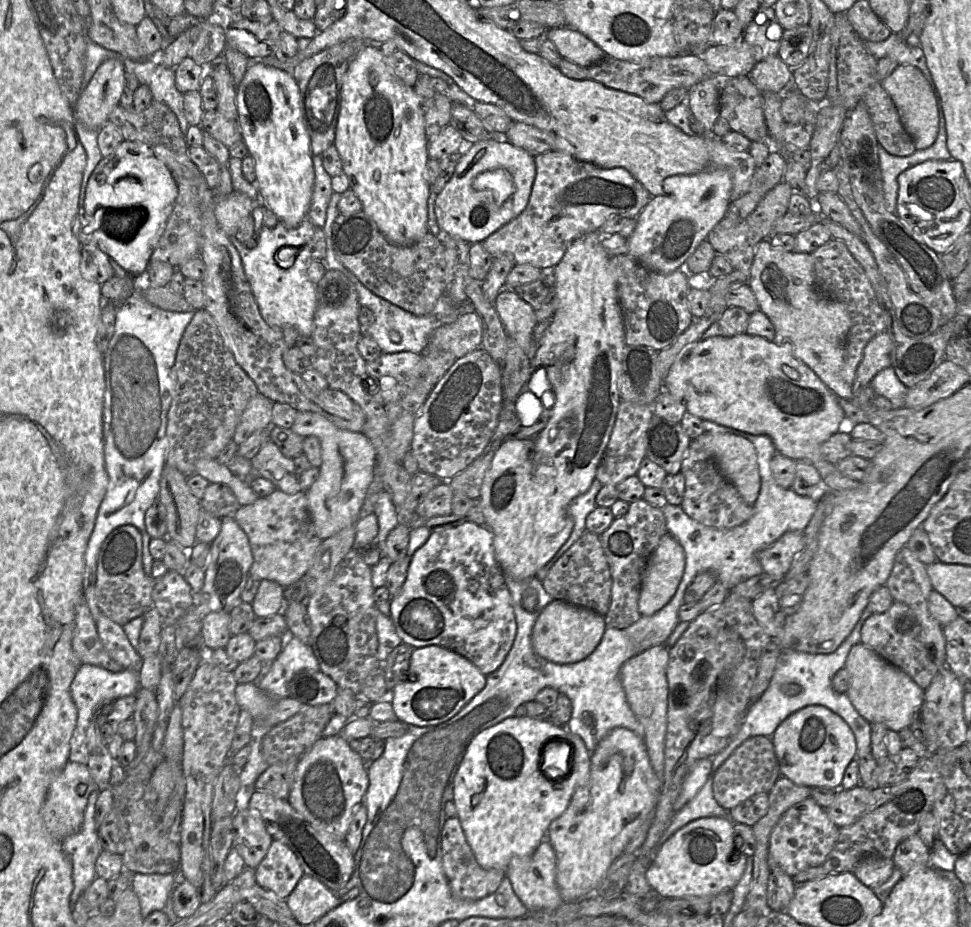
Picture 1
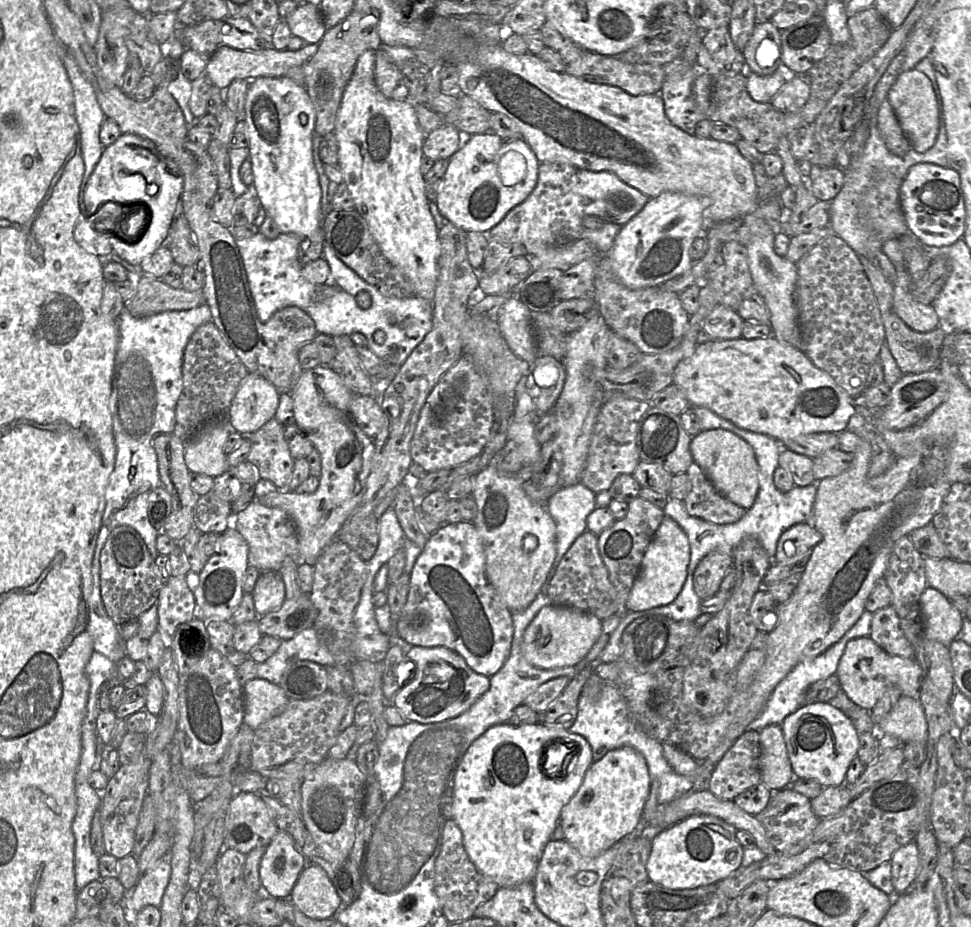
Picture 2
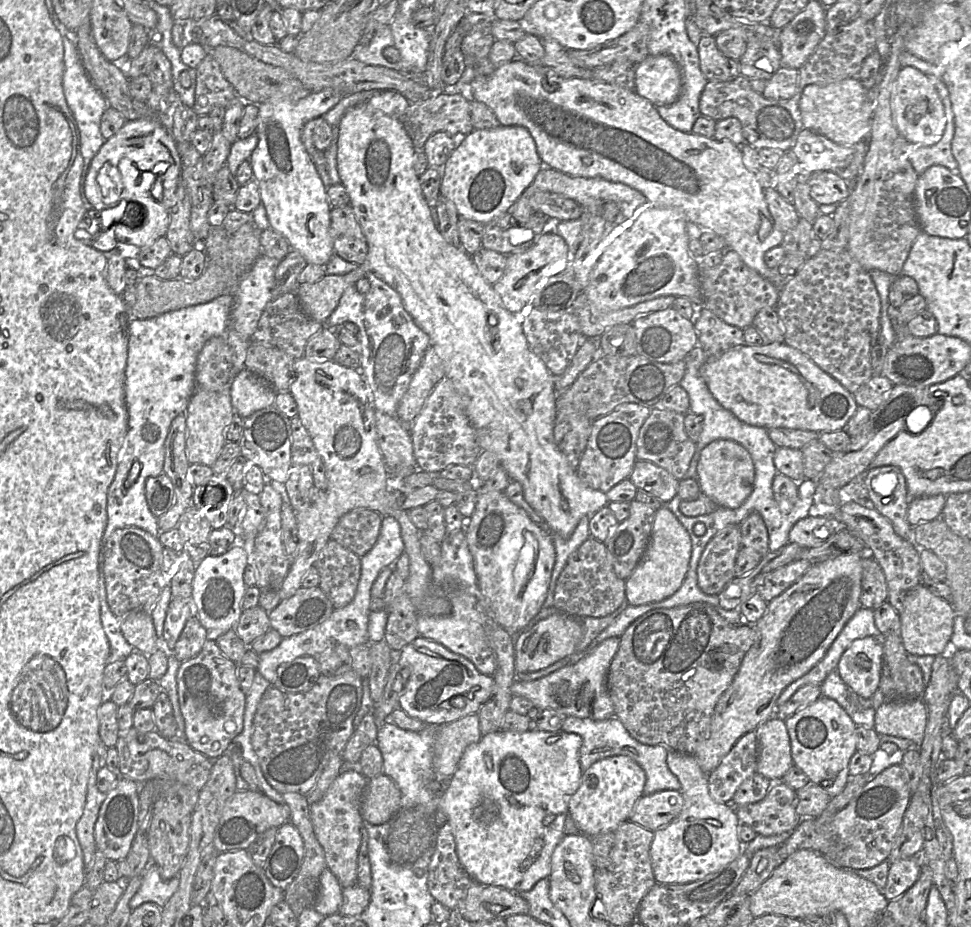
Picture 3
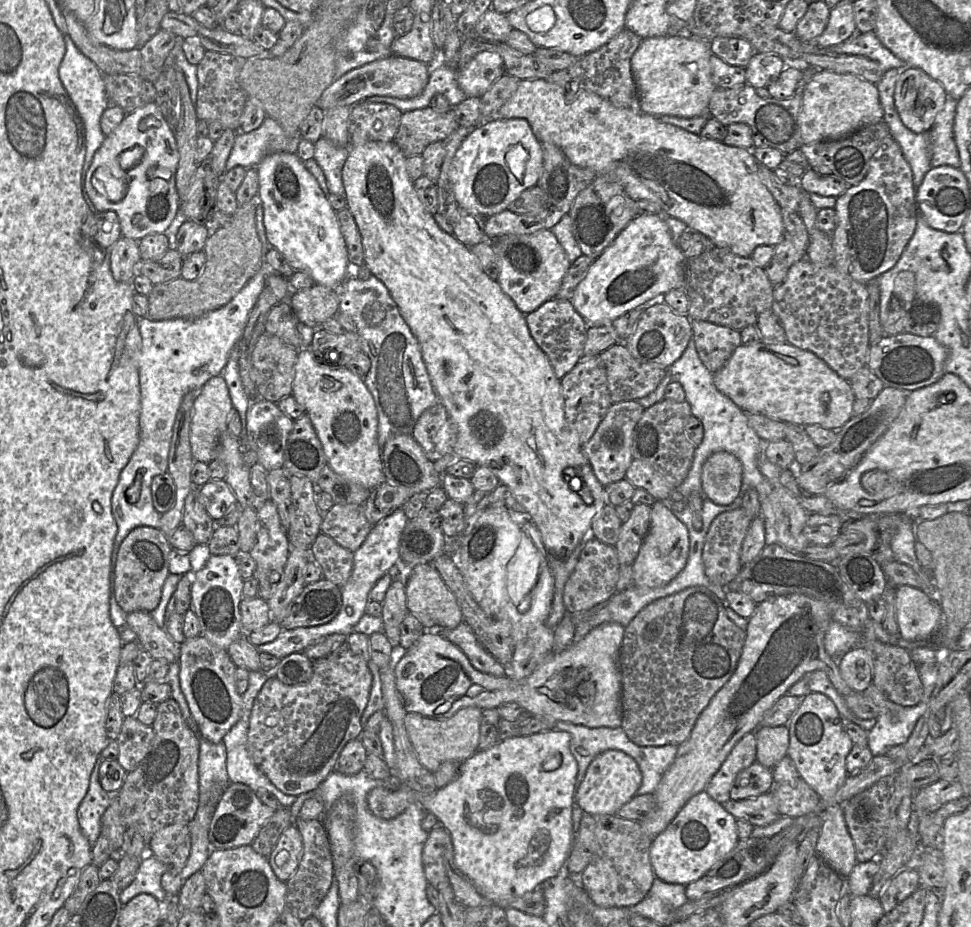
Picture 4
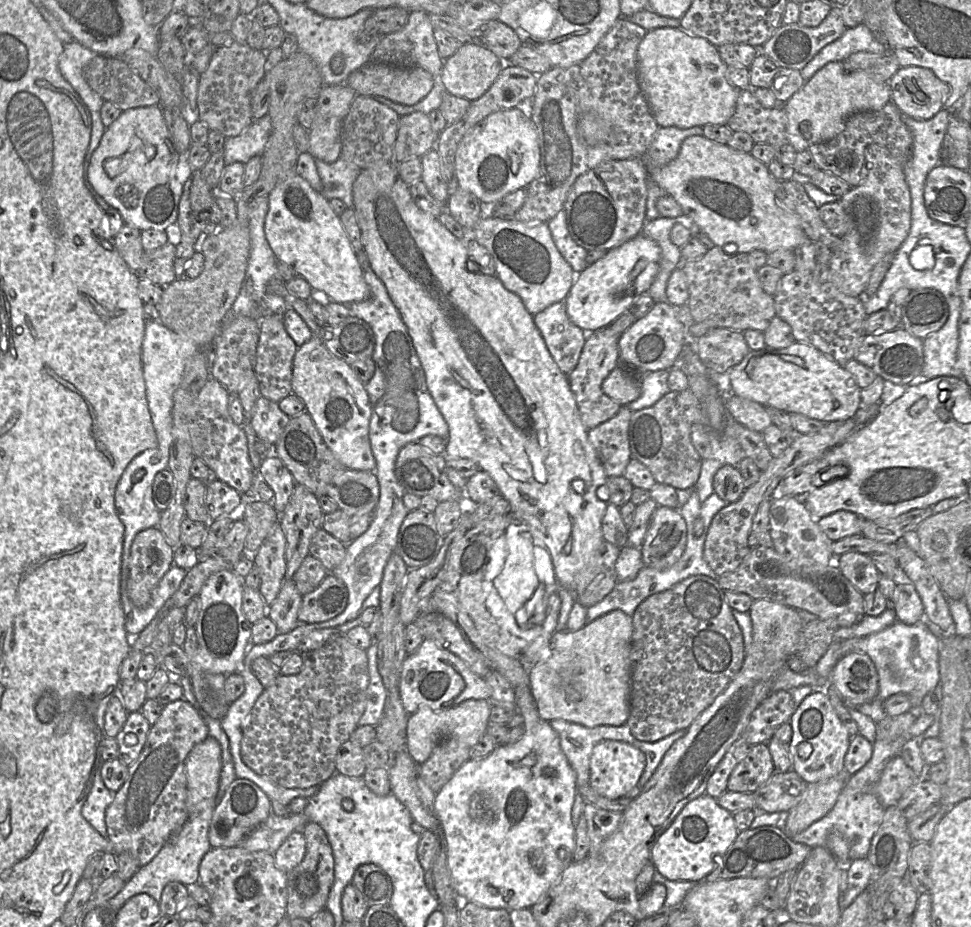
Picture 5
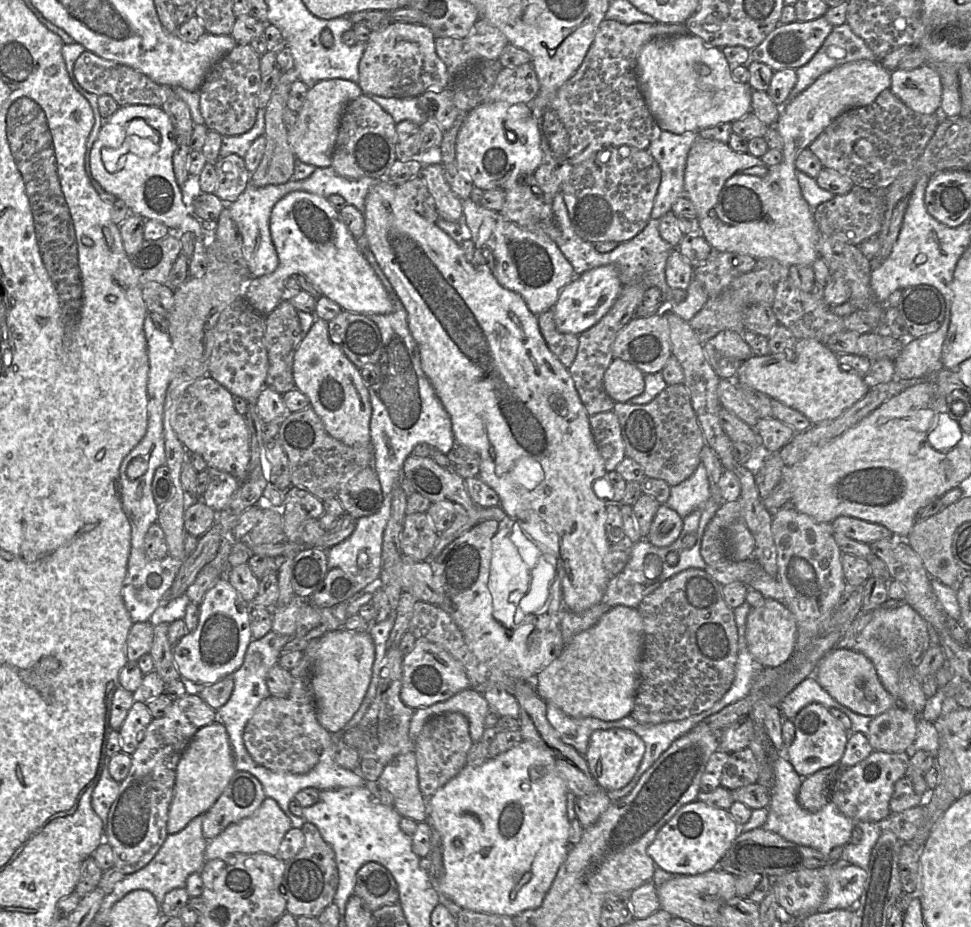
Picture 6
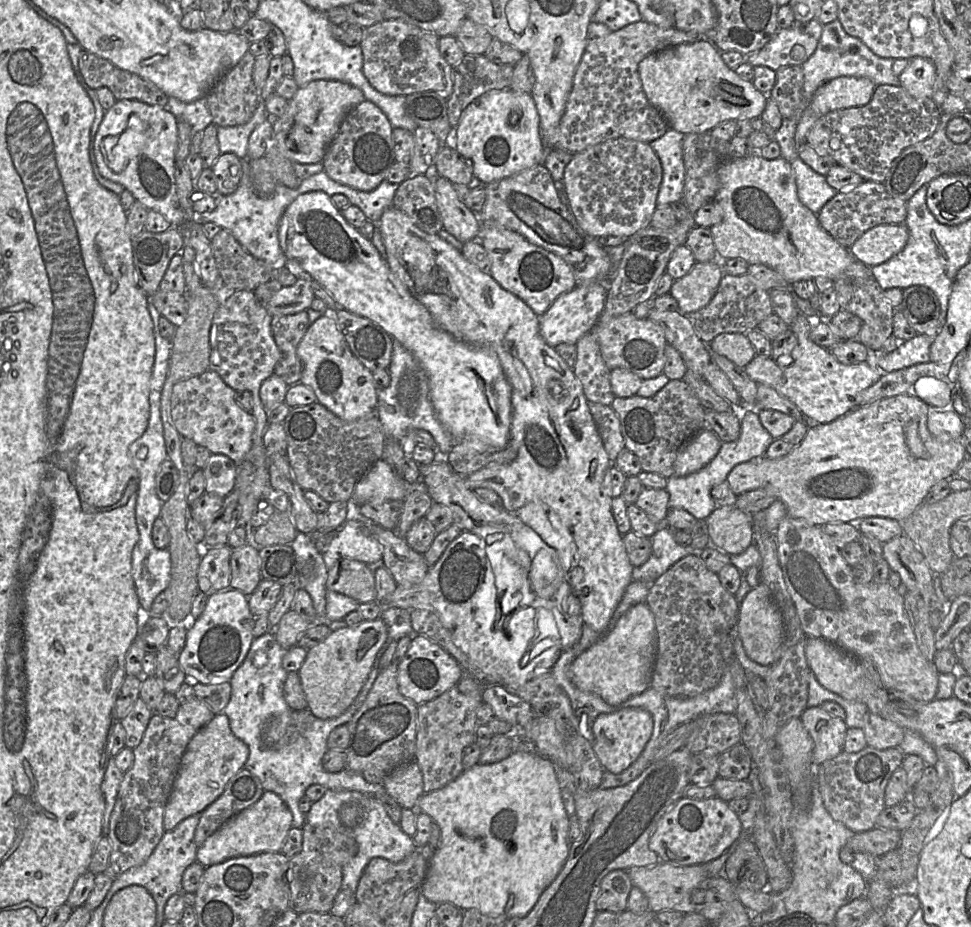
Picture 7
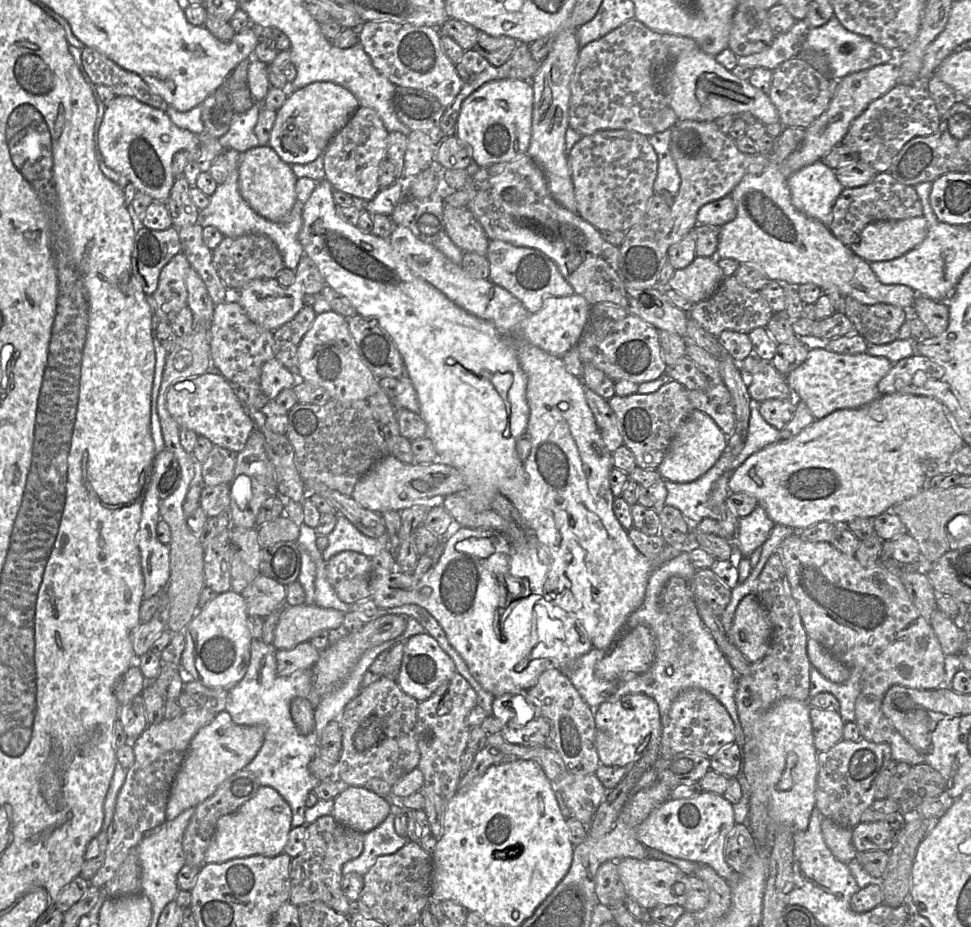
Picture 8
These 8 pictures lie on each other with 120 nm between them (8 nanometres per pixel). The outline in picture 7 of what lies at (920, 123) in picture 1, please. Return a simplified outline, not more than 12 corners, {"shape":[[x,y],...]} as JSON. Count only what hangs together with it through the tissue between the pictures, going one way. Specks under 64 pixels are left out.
{"shape":[[911,58],[898,77],[917,99],[933,97],[935,65]]}

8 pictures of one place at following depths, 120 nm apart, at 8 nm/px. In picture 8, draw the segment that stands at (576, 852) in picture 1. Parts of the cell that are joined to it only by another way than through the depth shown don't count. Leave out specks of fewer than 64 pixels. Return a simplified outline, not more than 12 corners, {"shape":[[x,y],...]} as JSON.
{"shape":[[643,694],[595,711],[601,764],[637,763],[660,745],[657,702]]}

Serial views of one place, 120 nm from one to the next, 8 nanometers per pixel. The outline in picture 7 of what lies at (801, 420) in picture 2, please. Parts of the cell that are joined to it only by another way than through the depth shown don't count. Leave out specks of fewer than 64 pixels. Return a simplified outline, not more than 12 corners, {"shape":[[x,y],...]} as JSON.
{"shape":[[799,313],[791,358],[756,355],[744,370],[827,424],[859,407],[883,373],[839,362]]}

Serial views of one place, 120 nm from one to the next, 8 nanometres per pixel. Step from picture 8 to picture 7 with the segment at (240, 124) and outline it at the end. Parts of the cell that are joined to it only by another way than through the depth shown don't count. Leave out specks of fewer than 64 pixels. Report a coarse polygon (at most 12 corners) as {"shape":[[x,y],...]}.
{"shape":[[259,97],[247,123],[218,126],[221,154],[247,158],[250,134],[269,115]]}

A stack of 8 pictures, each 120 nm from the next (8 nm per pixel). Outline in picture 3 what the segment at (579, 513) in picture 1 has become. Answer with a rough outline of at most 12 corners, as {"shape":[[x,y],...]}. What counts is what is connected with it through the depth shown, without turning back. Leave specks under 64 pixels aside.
{"shape":[[584,516],[568,537],[551,533],[555,566],[544,602],[554,604],[557,580],[569,556],[589,537],[589,517]]}

